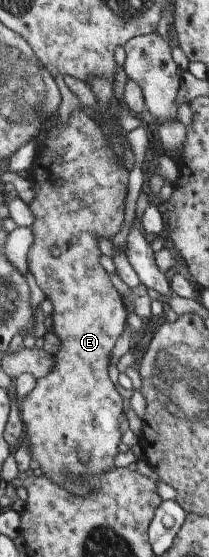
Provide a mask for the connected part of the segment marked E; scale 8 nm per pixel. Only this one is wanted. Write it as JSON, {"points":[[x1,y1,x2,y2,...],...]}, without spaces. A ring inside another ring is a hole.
{"points":[[76,108,69,121,65,125,57,124,53,127,46,135,41,135,38,143,43,142,43,146,36,149,36,157,34,158,34,165,32,166,32,179,33,190,35,190,35,199,31,201,29,209,35,218,33,225,30,226,33,232,33,245,29,247,29,253,27,253,27,265,29,266,29,272,33,274,35,281,41,291,49,299,49,302,53,305,52,316,53,316,53,331,59,341,61,347,59,351,54,355,54,366,50,370,48,375,36,379,36,385,33,390,20,401,20,412,19,418,23,422,22,439,28,443,28,451,32,453,32,459,39,463,39,468,43,472,43,476,52,481,53,484,64,485,69,492,72,492,73,496,85,496,90,491,90,485,84,476,97,476,105,474,107,471,115,468,115,457,119,452,119,444,122,443,122,431,120,429,120,418,124,409,124,400,119,391,115,389,115,385,109,379,109,366,111,364,110,357,117,342,119,336,125,329,125,321,127,319,128,311,119,291,115,289,109,275,105,272,105,269,101,266,100,260,102,253,99,250,99,239,106,238,111,240,114,236,119,234,124,221,125,214,125,199,128,195,127,186,129,185,130,171,126,169,124,163,118,158,112,144,106,133,101,129,100,125,95,122,91,117,87,116,86,113,79,108],[81,443,89,443,91,445,90,451,92,452,90,461,87,464,81,464,77,458,78,448]]}

